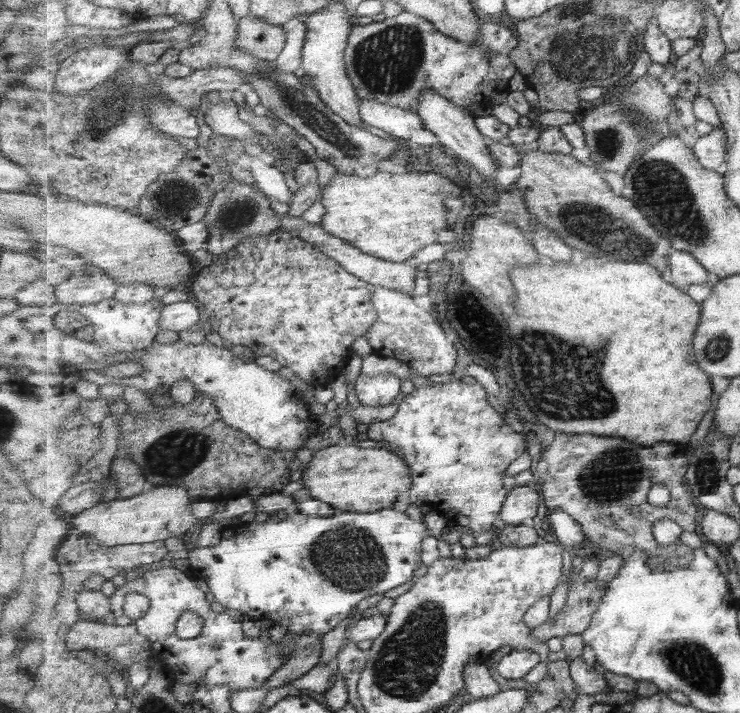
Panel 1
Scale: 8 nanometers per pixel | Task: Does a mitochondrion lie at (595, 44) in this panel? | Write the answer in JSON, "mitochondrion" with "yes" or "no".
{"mitochondrion":"yes"}

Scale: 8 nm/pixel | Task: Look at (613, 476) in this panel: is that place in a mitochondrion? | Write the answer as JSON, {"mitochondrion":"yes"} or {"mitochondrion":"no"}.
{"mitochondrion":"yes"}

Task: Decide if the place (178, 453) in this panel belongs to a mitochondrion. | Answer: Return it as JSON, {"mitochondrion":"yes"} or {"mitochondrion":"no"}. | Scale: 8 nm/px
{"mitochondrion":"yes"}

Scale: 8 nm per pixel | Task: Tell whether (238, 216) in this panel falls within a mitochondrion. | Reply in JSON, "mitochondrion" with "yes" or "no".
{"mitochondrion":"yes"}

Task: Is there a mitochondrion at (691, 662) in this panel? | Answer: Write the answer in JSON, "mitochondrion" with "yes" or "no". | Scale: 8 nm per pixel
{"mitochondrion":"yes"}

